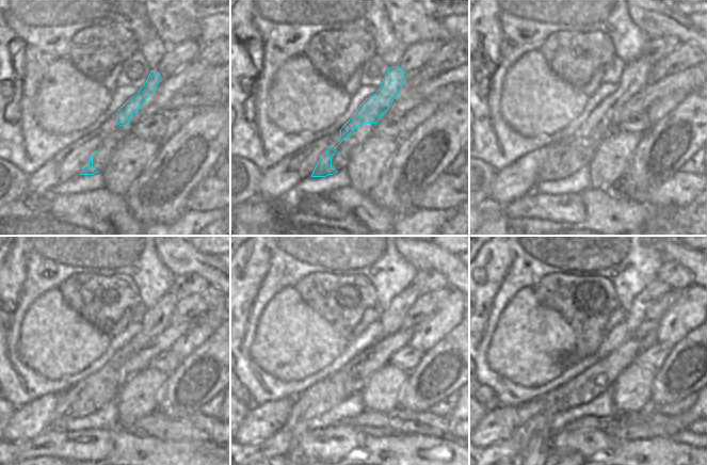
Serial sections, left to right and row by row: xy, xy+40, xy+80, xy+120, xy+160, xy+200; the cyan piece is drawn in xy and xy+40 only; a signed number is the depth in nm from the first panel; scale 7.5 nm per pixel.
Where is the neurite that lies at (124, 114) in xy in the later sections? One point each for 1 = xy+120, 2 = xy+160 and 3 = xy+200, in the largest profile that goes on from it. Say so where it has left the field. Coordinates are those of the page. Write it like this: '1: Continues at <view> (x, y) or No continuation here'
1: Continues at xy+120 (77, 401)
2: Continues at xy+160 (316, 400)
3: Continues at xy+200 (534, 437).

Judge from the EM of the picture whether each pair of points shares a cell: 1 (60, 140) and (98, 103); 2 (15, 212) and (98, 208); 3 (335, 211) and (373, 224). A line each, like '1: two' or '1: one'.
1: two
2: one
3: two

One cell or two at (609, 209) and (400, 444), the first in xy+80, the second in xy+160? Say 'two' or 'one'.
one

